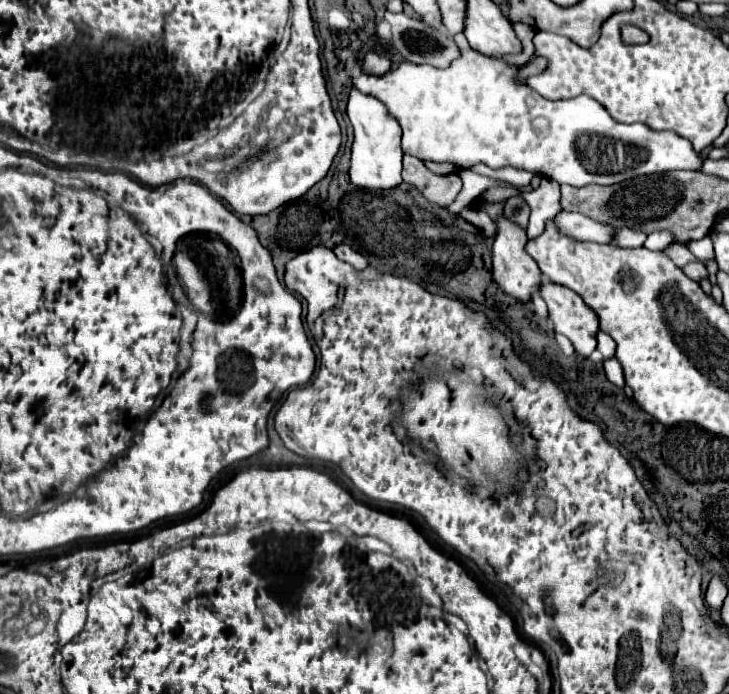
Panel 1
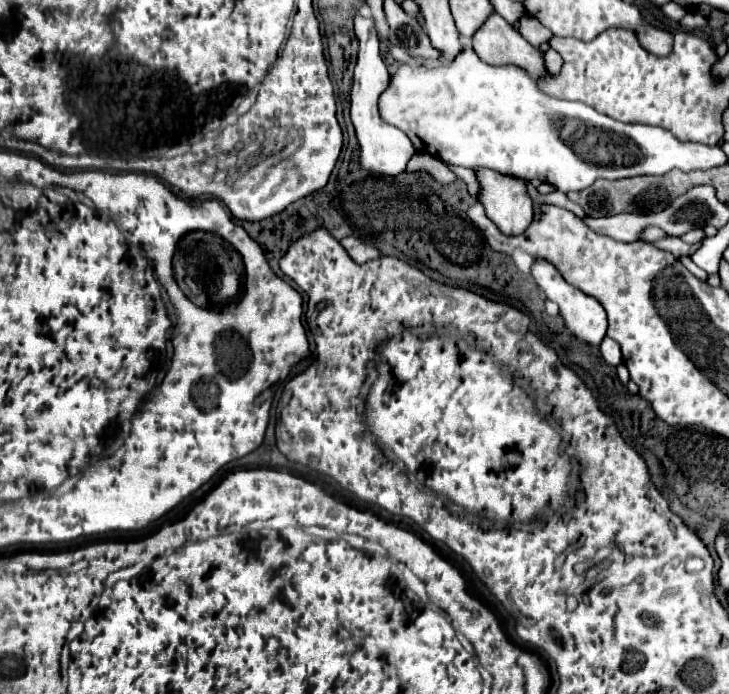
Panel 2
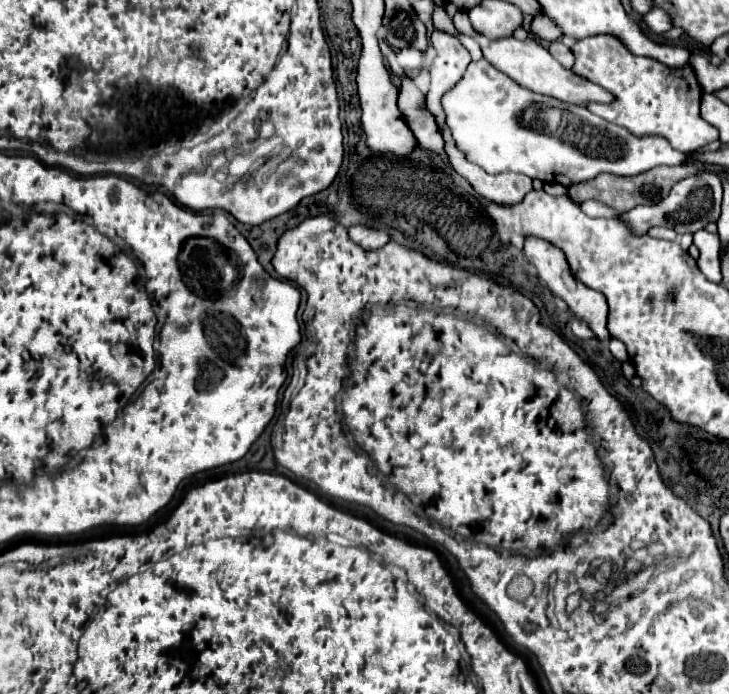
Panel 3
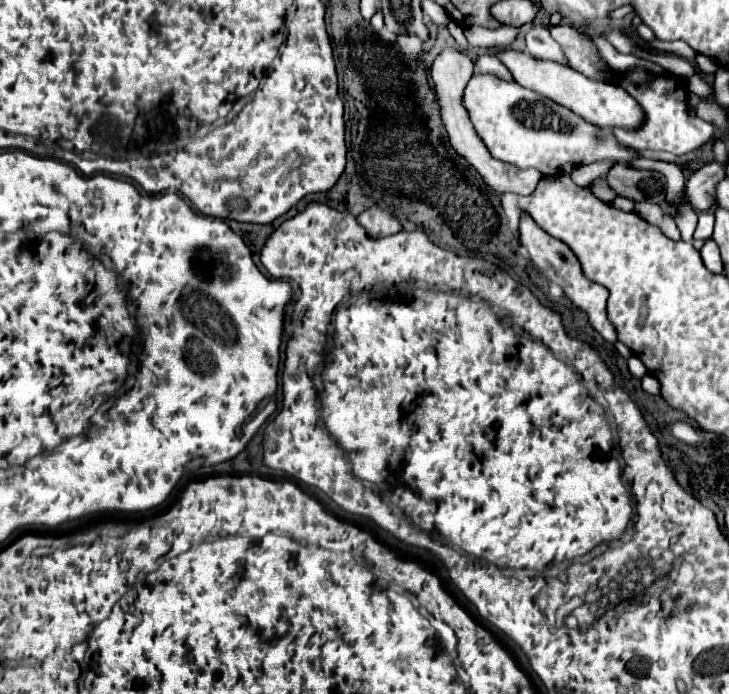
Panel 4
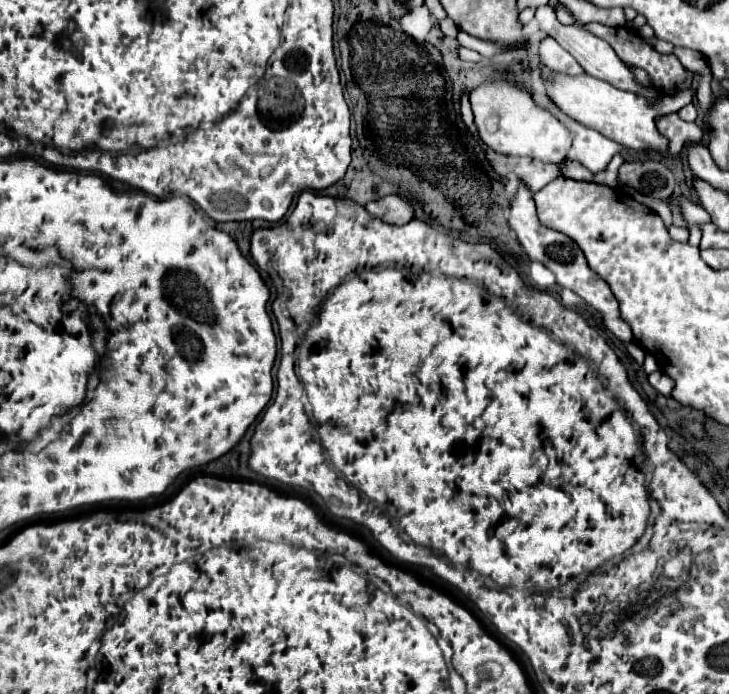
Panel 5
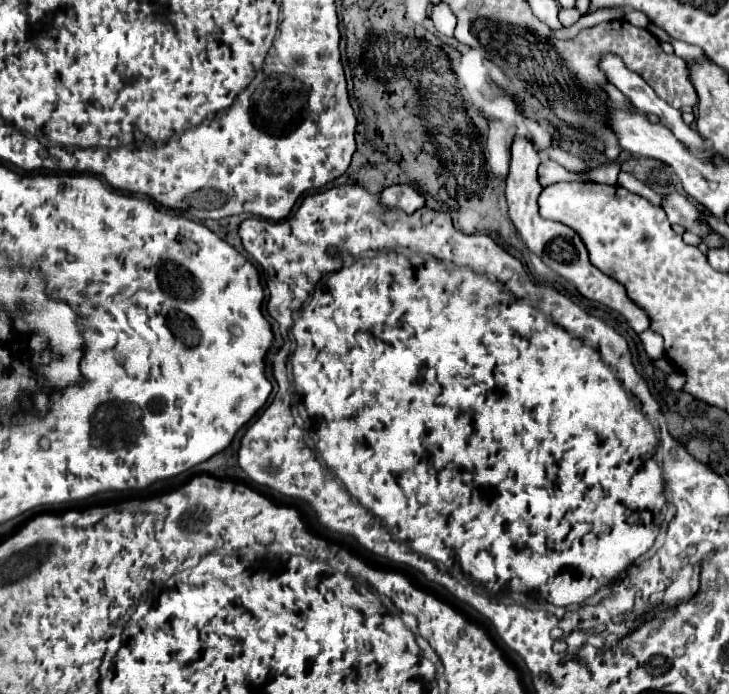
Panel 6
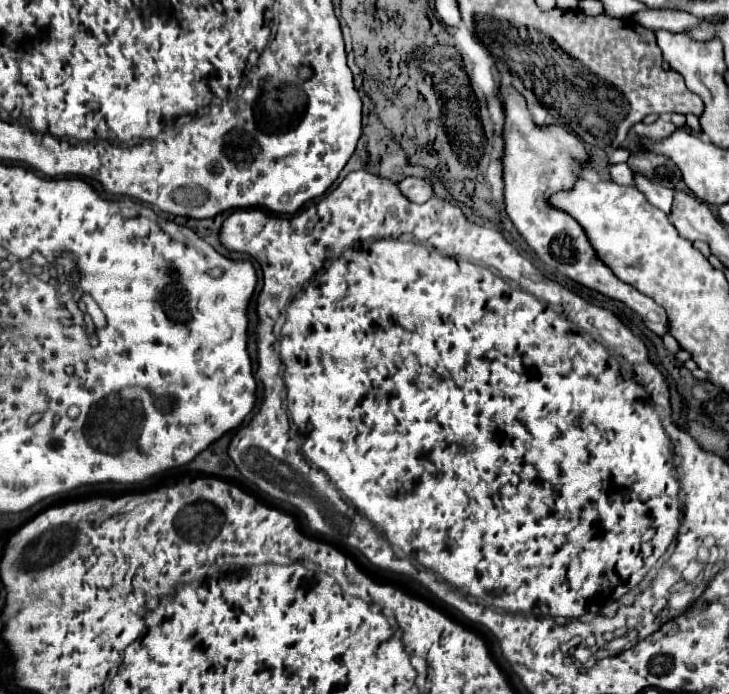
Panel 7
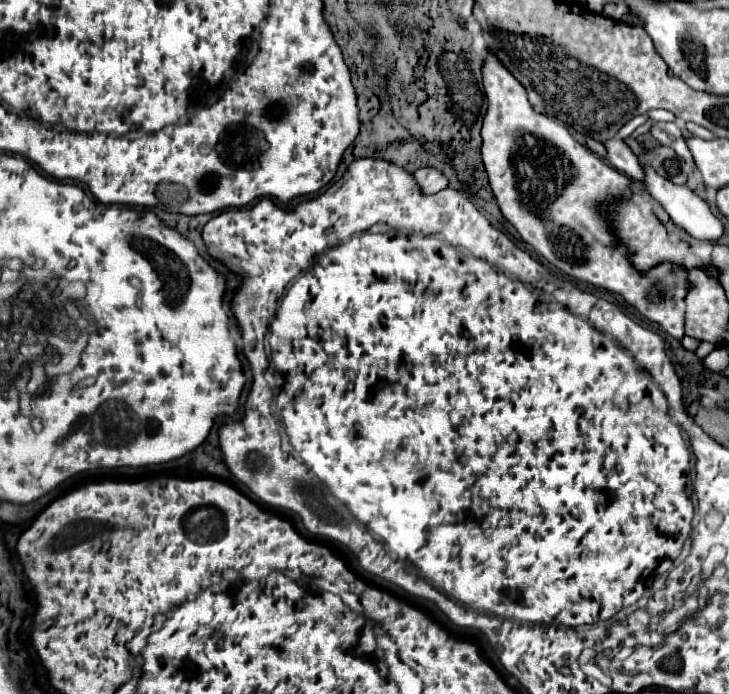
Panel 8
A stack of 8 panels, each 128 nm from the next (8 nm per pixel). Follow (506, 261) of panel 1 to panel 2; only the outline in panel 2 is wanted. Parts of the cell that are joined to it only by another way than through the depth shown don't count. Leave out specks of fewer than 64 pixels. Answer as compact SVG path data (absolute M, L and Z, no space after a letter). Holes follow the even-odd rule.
M476 170L480 180L480 202L486 208L488 218L498 226L504 236L522 234L532 222L532 198L526 192L524 180L514 176L502 176L494 170Z

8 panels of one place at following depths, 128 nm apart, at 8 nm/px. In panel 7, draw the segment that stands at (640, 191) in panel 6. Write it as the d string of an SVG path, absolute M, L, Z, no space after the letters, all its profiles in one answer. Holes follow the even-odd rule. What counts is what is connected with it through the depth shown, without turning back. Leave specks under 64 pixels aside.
M618 164L610 170L612 174L612 180L616 184L624 184L624 186L634 186L634 176L632 176L632 170L626 166L626 164Z

